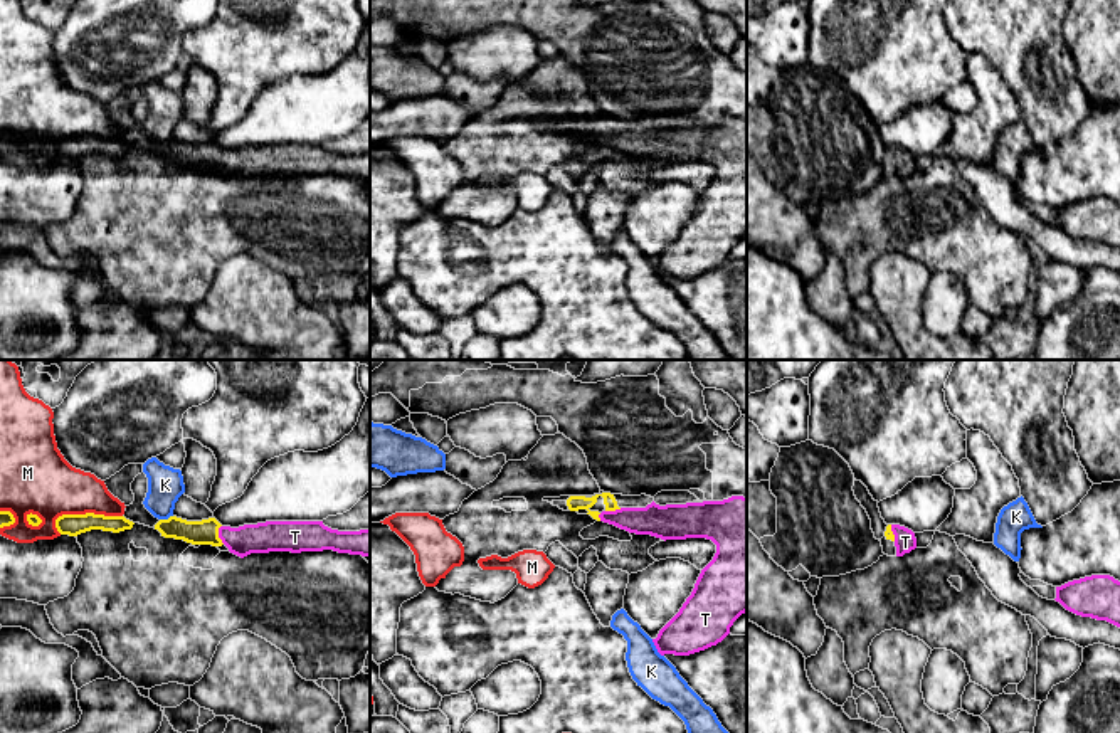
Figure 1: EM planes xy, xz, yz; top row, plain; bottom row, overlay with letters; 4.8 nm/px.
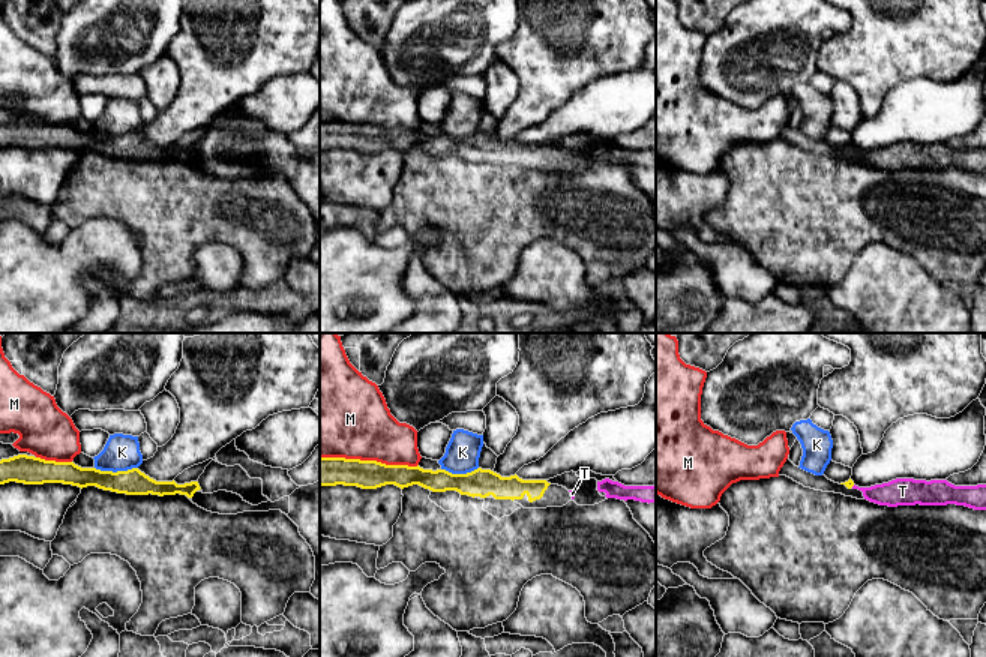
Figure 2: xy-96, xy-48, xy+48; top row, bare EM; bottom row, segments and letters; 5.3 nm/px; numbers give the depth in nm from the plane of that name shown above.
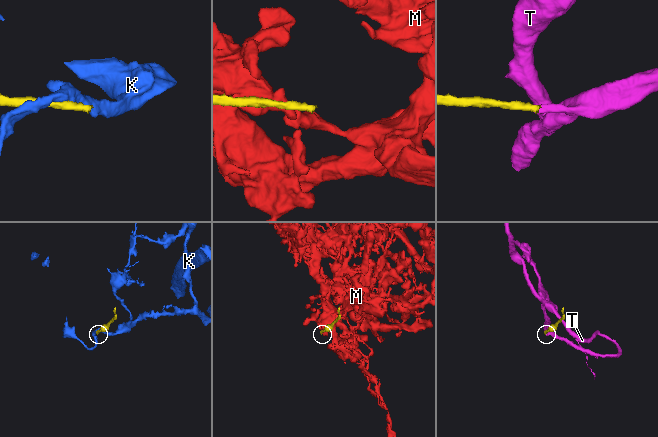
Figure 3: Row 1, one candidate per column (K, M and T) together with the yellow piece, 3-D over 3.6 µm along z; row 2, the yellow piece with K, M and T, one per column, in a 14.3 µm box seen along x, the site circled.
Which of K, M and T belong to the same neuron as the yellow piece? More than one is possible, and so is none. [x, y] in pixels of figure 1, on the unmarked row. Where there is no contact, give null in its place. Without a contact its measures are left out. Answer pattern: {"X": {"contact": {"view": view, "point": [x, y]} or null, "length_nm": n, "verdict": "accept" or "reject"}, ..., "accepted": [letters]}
{"K": {"contact": {"view": "xy", "point": [165, 143]}, "length_nm": 70, "verdict": "reject"}, "M": {"contact": {"view": "xy", "point": [86, 137]}, "length_nm": 340, "verdict": "reject"}, "T": {"contact": {"view": "xy", "point": [217, 158]}, "length_nm": 100, "verdict": "accept"}, "accepted": ["T"]}

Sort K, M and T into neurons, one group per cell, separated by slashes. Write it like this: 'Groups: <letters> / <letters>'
Groups: K / M / T

